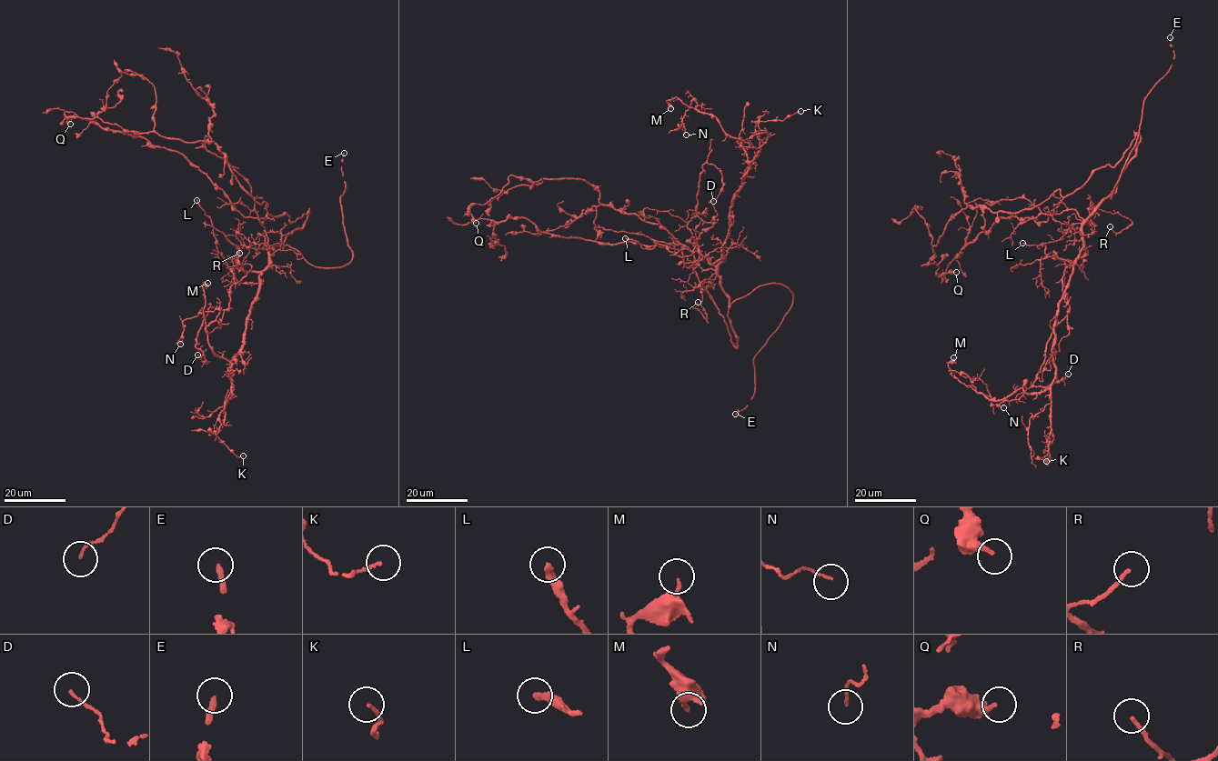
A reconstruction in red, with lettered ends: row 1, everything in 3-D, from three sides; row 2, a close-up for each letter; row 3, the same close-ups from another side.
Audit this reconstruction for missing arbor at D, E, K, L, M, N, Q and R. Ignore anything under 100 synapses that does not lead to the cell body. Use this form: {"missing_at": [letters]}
{"missing_at": ["E"]}

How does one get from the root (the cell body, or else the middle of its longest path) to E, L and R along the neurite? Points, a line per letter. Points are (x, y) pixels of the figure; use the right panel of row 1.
E: (1082, 225), (1112, 191), (1111, 198), (1138, 135), (1144, 98), (1172, 65), (1174, 51), (1170, 37)
L: (1082, 225), (1087, 253), (1067, 265), (1071, 267), (1074, 265), (1071, 261), (1045, 254), (1044, 245), (1022, 243)
R: (1082, 225), (1091, 215), (1087, 208), (1094, 207), (1119, 214), (1132, 222), (1118, 233), (1110, 226)

